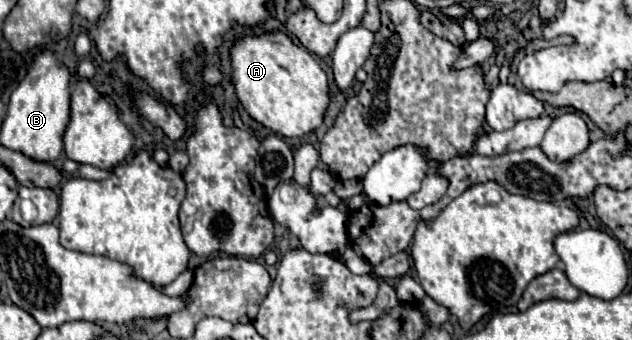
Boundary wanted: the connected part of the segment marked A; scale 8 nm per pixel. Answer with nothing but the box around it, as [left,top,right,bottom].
[230,32,330,136]

